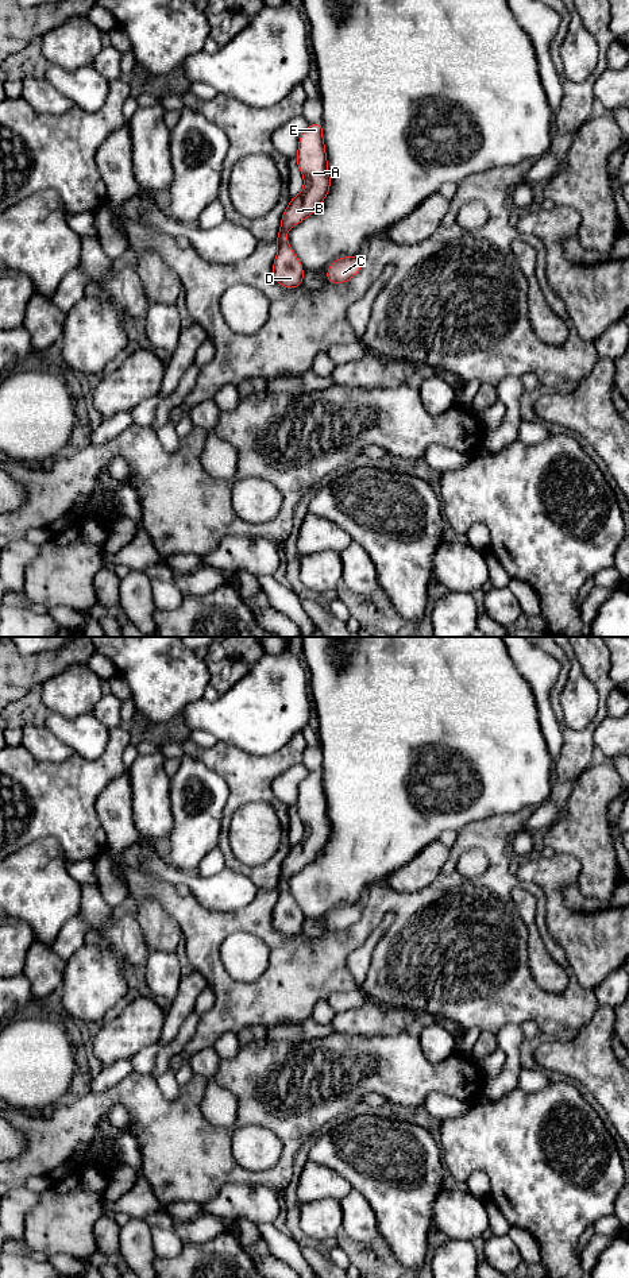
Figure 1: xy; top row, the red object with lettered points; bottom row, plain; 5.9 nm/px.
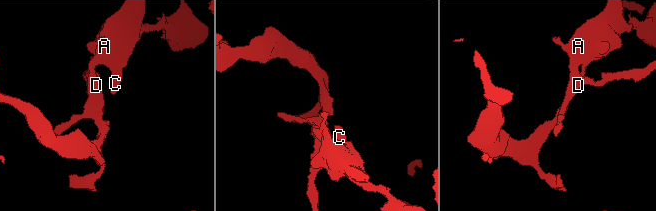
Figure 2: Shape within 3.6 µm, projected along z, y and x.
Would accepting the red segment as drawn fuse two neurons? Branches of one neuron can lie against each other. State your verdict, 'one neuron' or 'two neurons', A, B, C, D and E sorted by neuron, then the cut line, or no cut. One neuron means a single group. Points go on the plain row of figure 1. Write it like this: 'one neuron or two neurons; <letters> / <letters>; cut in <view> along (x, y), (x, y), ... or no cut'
one neuron; A B C D E; no cut

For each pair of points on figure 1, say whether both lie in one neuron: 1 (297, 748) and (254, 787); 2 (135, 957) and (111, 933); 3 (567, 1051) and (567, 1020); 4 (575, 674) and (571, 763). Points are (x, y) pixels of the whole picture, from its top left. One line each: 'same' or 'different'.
1: same
2: same
3: different
4: different

